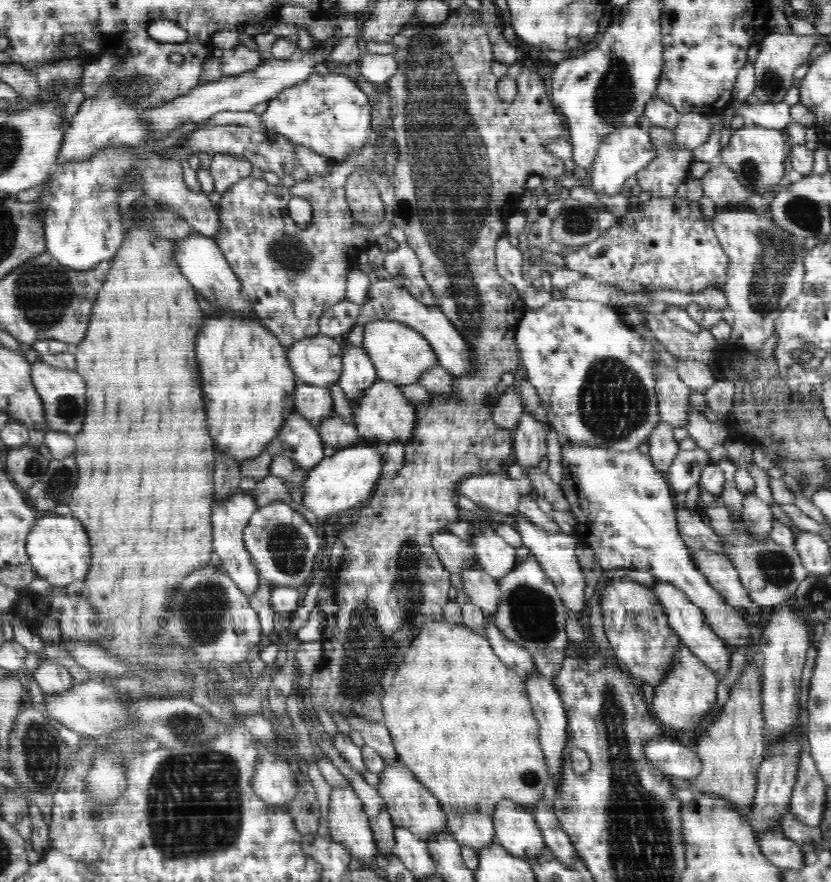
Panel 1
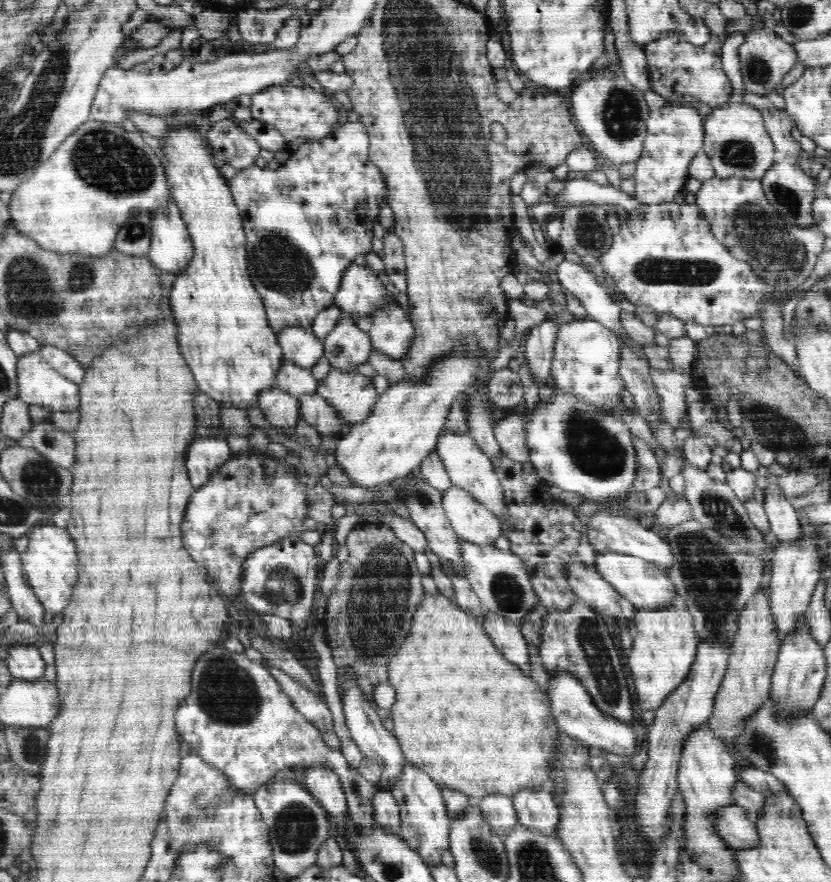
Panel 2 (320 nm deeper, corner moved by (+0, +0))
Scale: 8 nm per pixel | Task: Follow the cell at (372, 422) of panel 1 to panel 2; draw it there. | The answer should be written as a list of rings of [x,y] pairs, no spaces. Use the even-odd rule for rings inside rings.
[[[331,367],[328,375],[317,381],[316,393],[327,398],[338,415],[351,426],[364,420],[377,401],[372,379],[359,372],[346,373]]]

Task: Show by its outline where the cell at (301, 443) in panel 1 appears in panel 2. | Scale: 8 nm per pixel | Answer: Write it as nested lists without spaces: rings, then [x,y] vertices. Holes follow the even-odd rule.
[[[276,388],[266,389],[260,392],[257,406],[270,425],[284,434],[294,434],[296,423],[301,420],[297,396]]]

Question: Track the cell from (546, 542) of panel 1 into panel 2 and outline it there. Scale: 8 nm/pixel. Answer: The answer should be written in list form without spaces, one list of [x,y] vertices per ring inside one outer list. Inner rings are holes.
[[[442,431],[438,436],[434,452],[438,454],[440,460],[444,463],[454,486],[470,492],[473,498],[484,504],[489,512],[492,512],[500,519],[500,522],[507,521],[508,515],[506,515],[506,503],[504,503],[506,498],[504,497],[504,491],[502,491],[502,485],[498,481],[498,476],[496,476],[496,471],[492,467],[492,460],[484,455],[483,450],[477,446],[477,443],[469,434]]]

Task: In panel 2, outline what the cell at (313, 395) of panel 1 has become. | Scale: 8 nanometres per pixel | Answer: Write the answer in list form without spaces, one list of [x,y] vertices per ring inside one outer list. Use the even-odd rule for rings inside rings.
[[[284,359],[280,363],[280,370],[277,372],[274,388],[300,398],[305,394],[316,393],[318,385],[319,382],[314,378],[310,369],[302,368]]]

